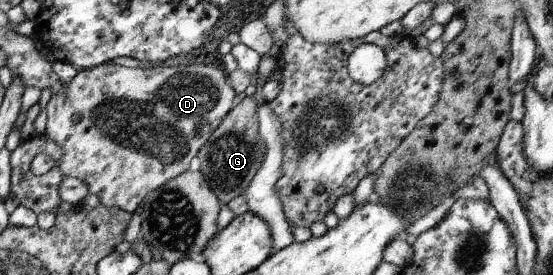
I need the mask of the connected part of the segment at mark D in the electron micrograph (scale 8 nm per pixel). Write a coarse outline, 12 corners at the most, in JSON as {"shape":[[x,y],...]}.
{"shape":[[209,64],[82,69],[47,103],[66,177],[138,212],[231,112]]}

